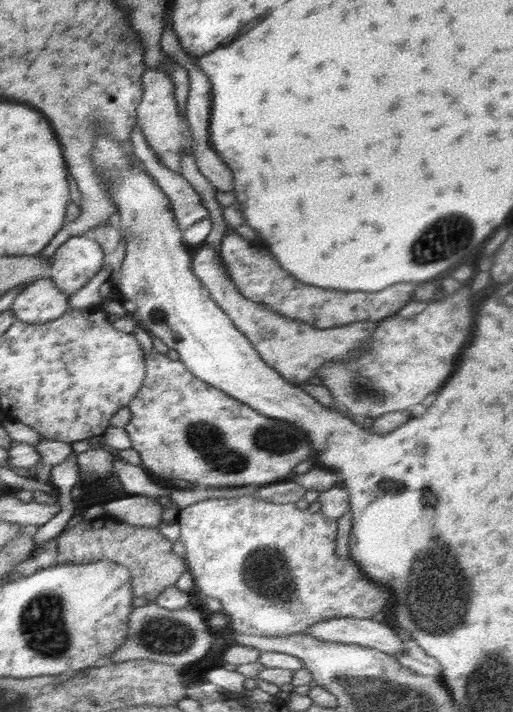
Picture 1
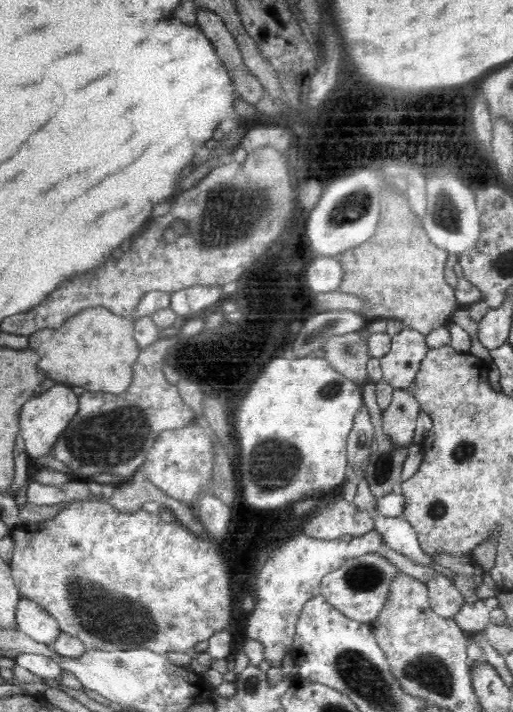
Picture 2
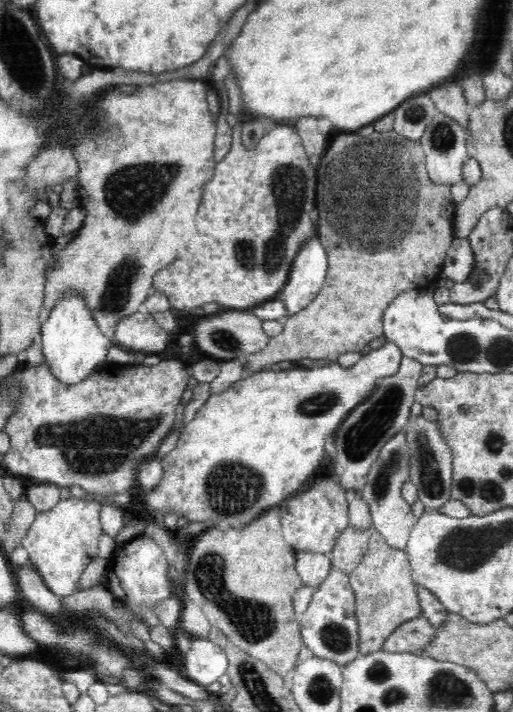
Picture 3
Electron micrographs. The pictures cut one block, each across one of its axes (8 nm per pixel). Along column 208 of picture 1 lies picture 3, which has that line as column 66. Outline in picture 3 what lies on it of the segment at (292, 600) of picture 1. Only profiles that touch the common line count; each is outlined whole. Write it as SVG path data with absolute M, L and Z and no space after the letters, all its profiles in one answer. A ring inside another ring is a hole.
M74 496L68 500L60 499L58 504L48 512L38 513L29 531L21 538L21 546L28 551L30 565L37 570L44 584L62 598L78 592L78 582L82 572L99 556L98 540L104 533L99 519L101 505L96 501L83 500Z

